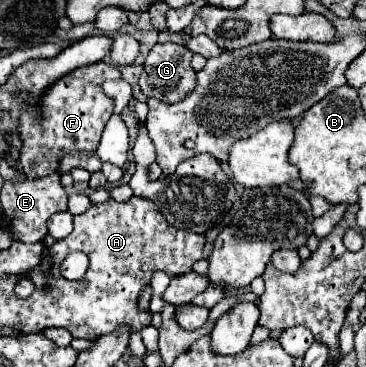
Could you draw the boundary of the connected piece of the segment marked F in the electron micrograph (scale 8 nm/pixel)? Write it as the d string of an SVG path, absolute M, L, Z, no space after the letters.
M96 62L74 70L46 88L38 102L38 116L22 114L18 120L18 132L22 138L20 170L28 178L40 178L56 172L58 160L66 152L94 154L102 136L102 130L114 110L114 102L102 92L102 82L120 78L120 70L108 62Z

